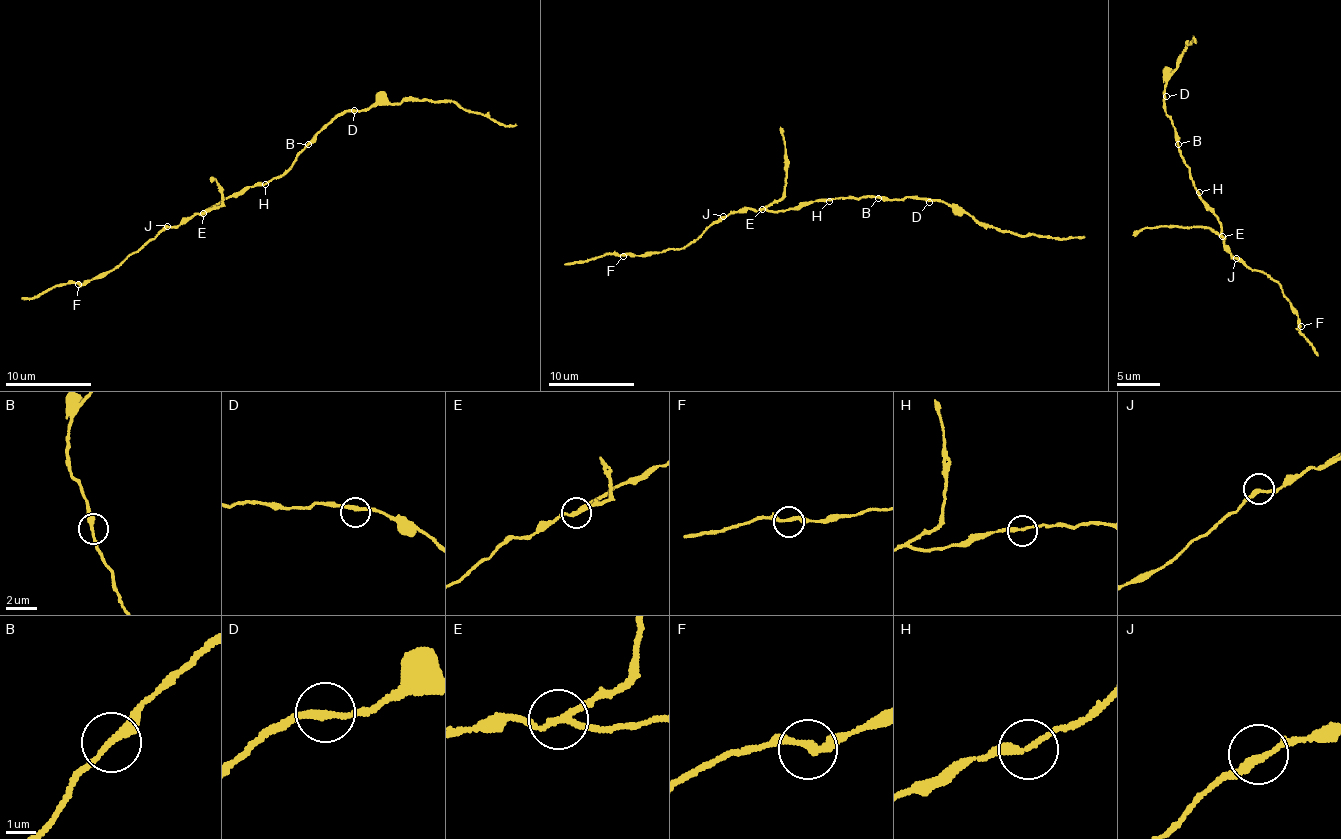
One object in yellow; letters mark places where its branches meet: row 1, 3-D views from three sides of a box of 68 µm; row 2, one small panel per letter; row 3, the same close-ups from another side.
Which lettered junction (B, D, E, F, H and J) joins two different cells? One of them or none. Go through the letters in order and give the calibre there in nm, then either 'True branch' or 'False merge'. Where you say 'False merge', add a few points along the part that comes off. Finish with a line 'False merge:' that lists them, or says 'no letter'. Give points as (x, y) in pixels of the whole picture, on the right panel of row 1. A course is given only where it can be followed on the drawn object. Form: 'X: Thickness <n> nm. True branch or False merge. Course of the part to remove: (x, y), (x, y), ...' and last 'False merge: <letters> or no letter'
B: Thickness 240 nm. True branch
D: Thickness 220 nm. True branch
E: Thickness 180 nm. False merge. Course of the part to remove: (1222, 236), (1200, 226), (1143, 227), (1133, 235)
F: Thickness 240 nm. True branch
H: Thickness 200 nm. True branch
J: Thickness 240 nm. True branch
False merge: E

